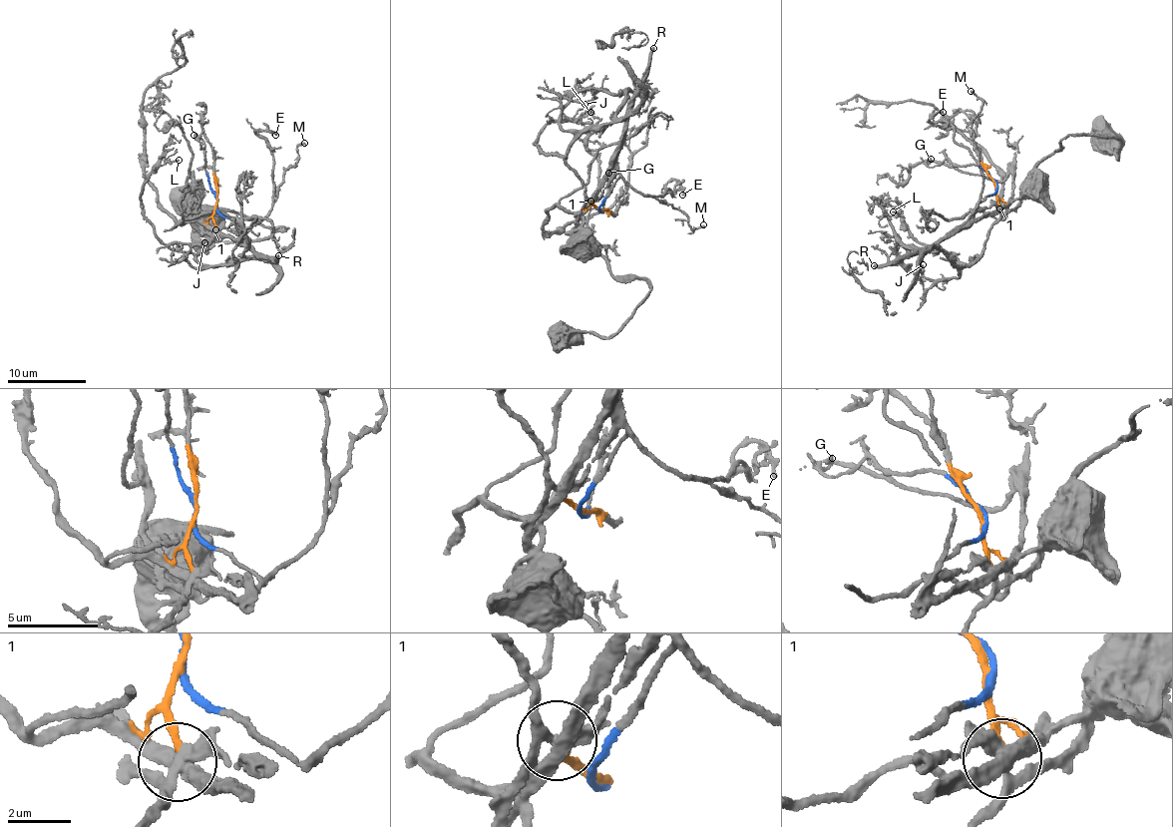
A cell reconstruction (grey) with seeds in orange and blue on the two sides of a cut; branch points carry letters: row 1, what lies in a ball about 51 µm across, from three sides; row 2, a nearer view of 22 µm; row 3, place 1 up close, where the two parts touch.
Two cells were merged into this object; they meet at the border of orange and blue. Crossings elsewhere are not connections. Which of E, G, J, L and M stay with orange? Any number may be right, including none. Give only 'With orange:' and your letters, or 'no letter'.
With orange: J, L

